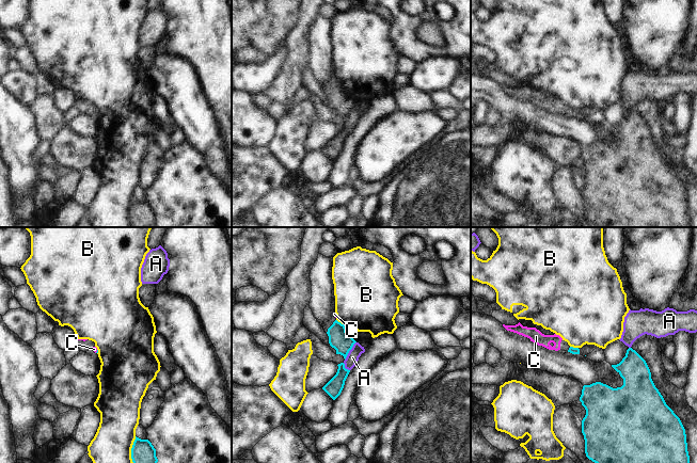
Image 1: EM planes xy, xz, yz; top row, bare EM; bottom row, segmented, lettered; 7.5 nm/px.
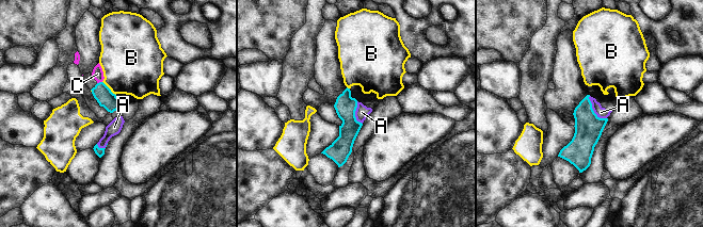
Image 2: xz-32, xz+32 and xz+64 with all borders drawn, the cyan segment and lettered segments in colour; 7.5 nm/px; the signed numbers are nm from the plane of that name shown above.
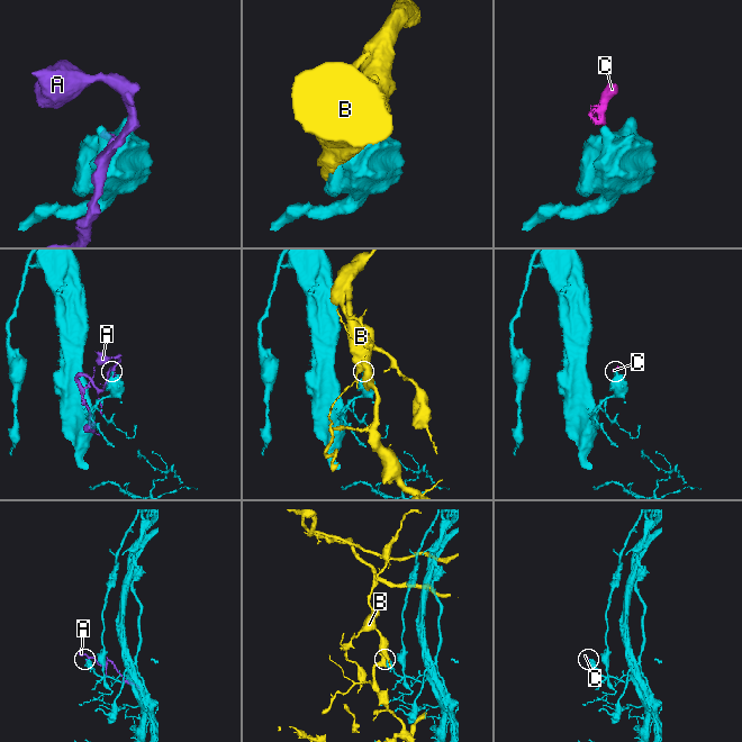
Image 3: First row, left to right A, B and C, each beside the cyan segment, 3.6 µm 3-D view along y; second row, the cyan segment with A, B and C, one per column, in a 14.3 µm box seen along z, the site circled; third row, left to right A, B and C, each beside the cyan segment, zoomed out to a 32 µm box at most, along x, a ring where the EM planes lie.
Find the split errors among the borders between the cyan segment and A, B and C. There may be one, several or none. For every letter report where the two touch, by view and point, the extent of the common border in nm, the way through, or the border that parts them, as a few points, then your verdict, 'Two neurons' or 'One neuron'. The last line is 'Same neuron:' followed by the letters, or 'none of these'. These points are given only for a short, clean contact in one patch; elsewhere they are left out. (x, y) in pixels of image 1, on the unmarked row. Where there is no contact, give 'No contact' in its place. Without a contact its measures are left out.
A: Touches cyan at xz (349, 111). Shared border 170 nm. Two neurons
B: Touches cyan at xz (339, 83). Shared border 80 nm. Two neurons
C: Touches cyan at xy (97, 112). Shared border 30 nm. Path across: xy (97, 111), (97, 112), (94, 110). One neuron
Same neuron: C

